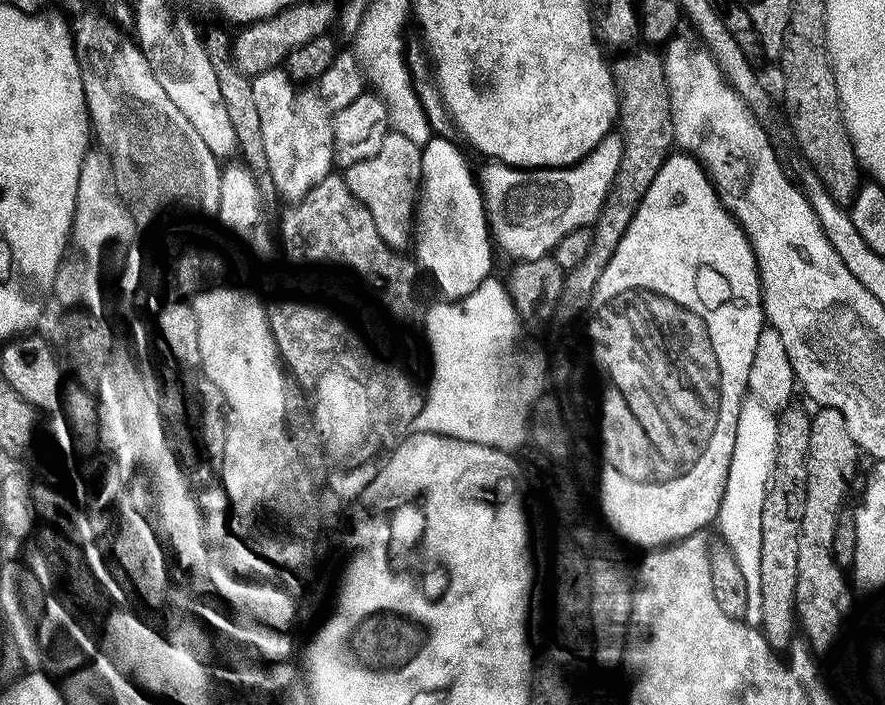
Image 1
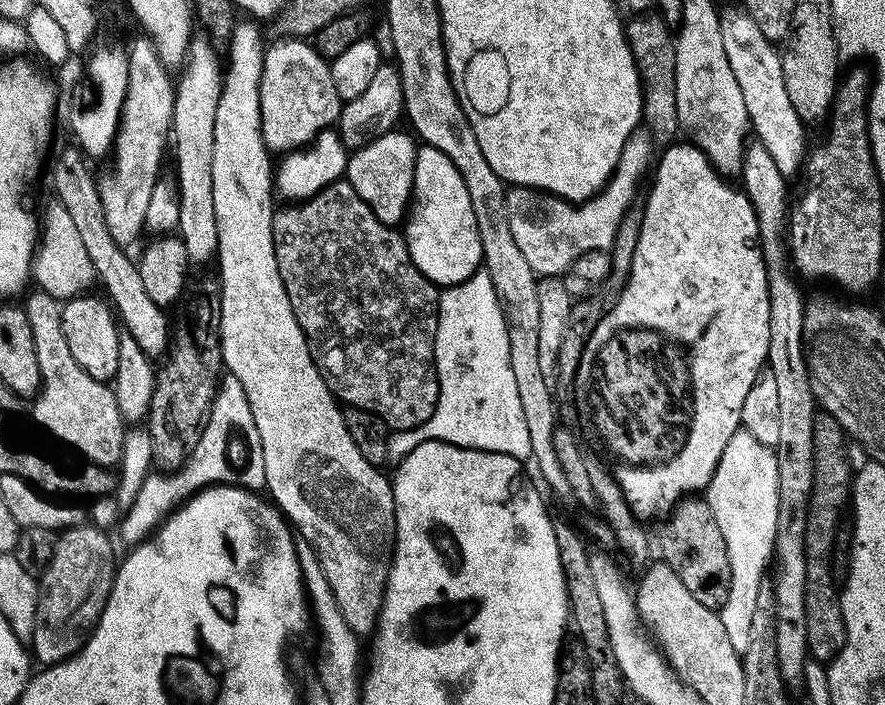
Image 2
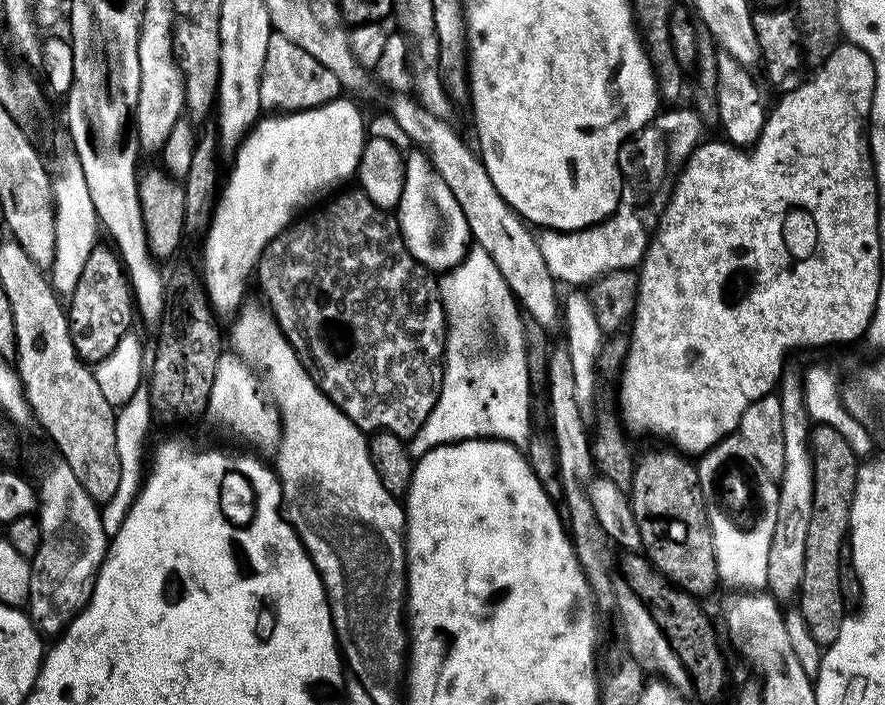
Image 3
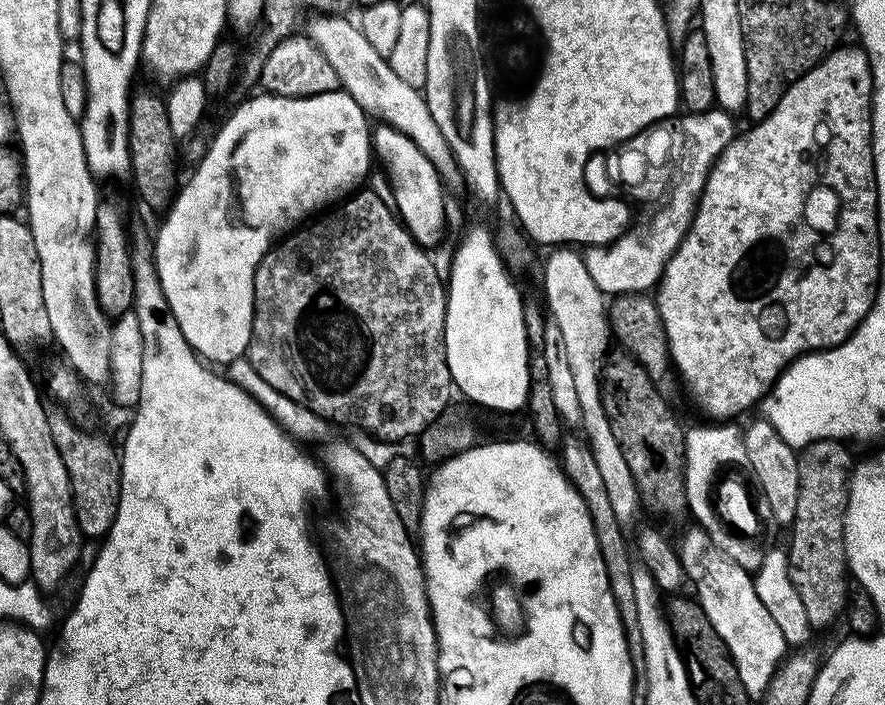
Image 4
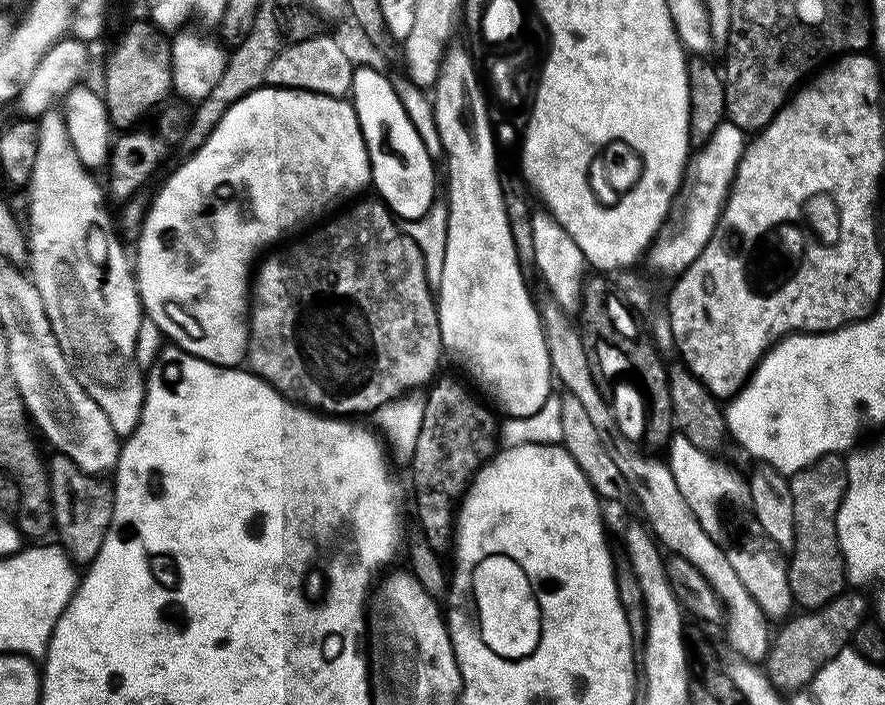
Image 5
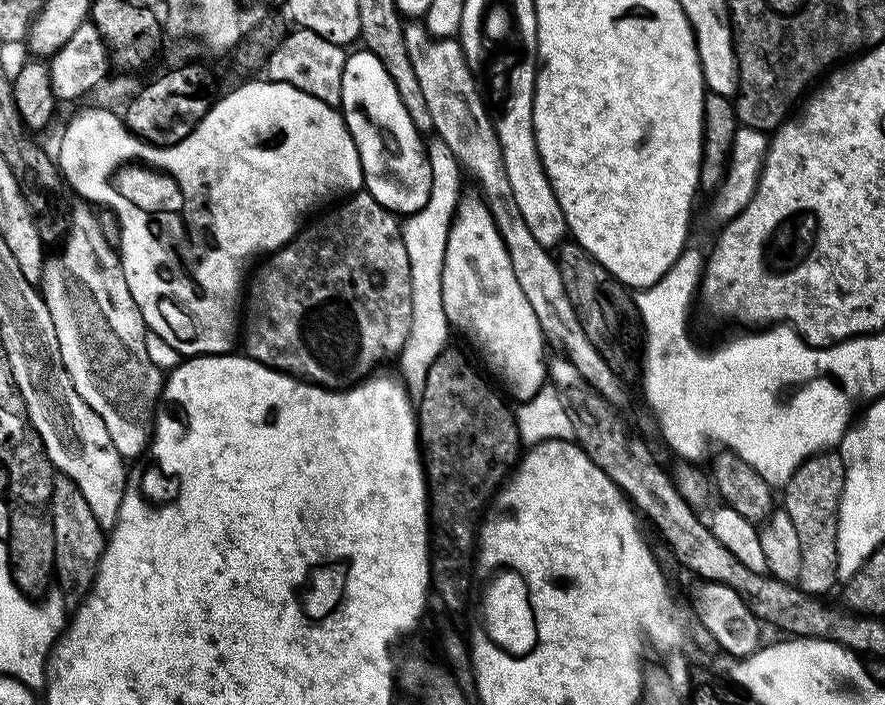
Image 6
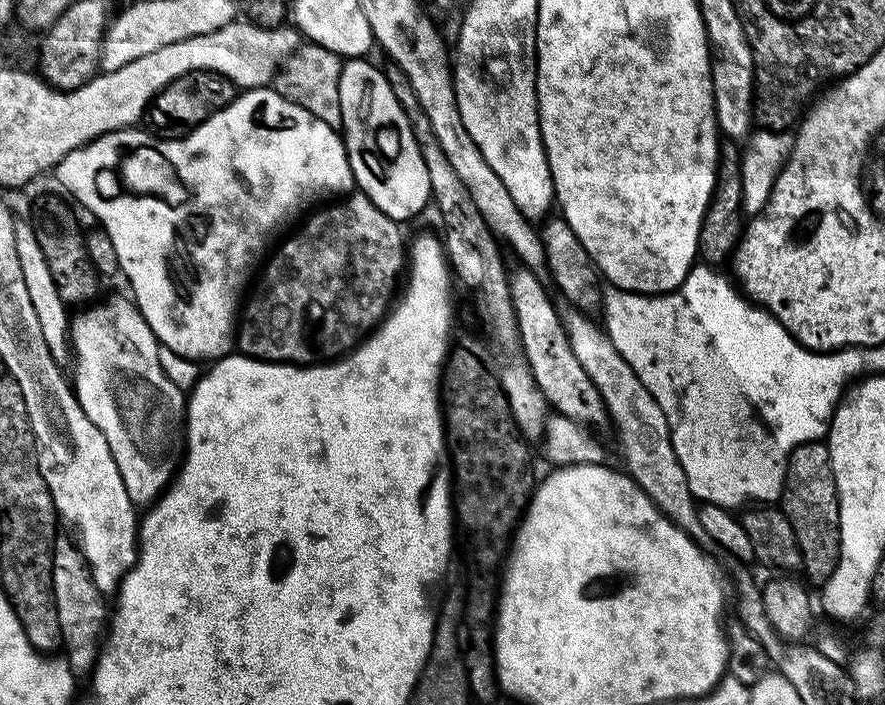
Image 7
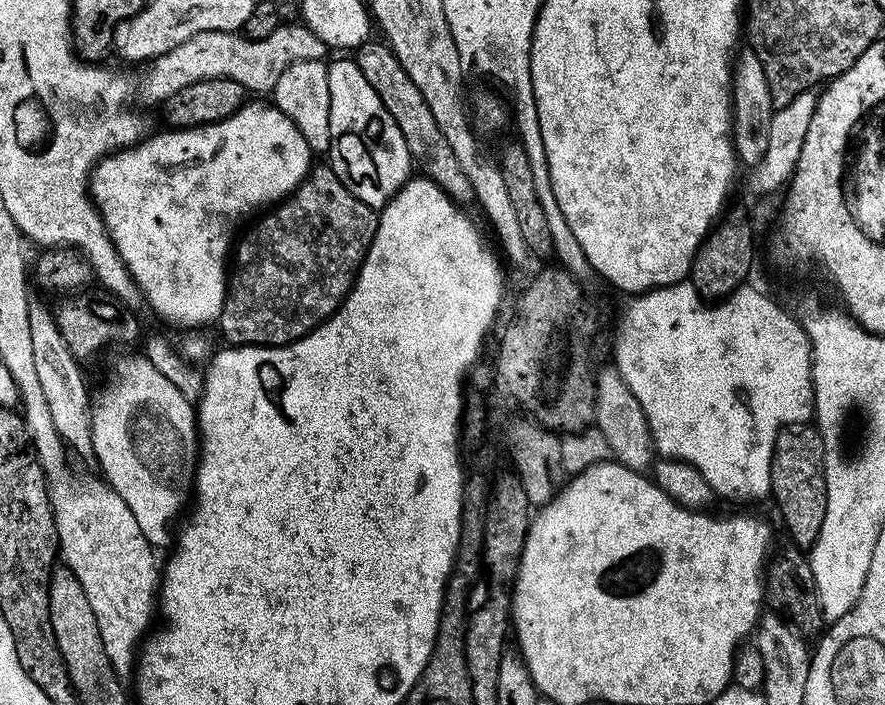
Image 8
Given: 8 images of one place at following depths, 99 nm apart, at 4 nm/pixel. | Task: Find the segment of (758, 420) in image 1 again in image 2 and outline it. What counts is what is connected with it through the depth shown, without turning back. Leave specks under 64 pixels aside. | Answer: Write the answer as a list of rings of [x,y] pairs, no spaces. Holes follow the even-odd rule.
[[[741,428],[730,438],[719,464],[715,468],[711,482],[704,491],[704,499],[710,506],[711,513],[717,519],[722,538],[726,541],[726,550],[731,570],[731,582],[728,598],[719,609],[718,615],[724,630],[736,652],[743,654],[750,642],[751,619],[754,618],[754,607],[758,598],[758,587],[765,577],[768,560],[773,559],[777,514],[779,508],[778,464],[775,451],[756,440],[750,432]]]

